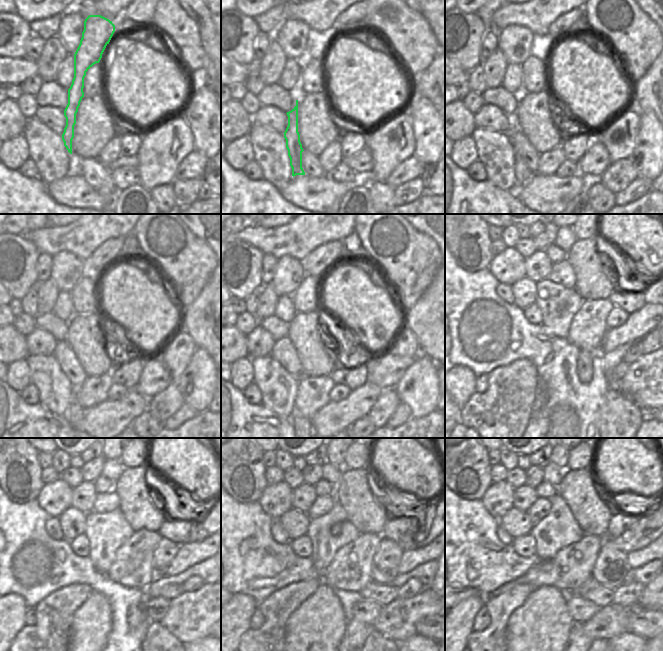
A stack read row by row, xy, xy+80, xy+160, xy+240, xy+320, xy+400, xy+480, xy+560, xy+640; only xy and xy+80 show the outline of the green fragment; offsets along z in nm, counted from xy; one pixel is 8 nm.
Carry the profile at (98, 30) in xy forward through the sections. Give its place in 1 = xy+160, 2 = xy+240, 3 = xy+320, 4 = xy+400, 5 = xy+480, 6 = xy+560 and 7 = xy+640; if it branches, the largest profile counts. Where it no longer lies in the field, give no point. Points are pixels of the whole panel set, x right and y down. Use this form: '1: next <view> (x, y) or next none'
1: next xy+160 (523, 176)
2: next xy+240 (75, 413)
3: next xy+320 (295, 417)
4: next none
5: next none
6: next none
7: next none

